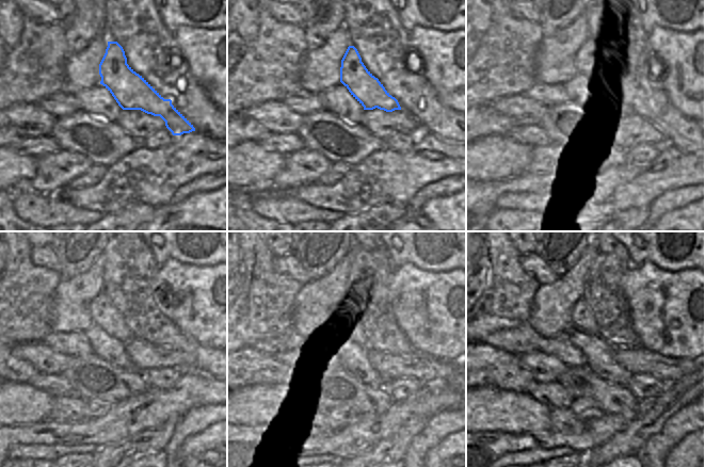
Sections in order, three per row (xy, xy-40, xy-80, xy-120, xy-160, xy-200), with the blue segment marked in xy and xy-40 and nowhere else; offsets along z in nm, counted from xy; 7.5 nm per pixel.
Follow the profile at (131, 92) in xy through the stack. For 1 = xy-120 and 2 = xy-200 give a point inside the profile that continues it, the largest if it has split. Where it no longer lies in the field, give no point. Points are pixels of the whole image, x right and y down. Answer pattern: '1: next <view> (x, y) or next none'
1: next xy-120 (114, 324)
2: next xy-200 (588, 324)

